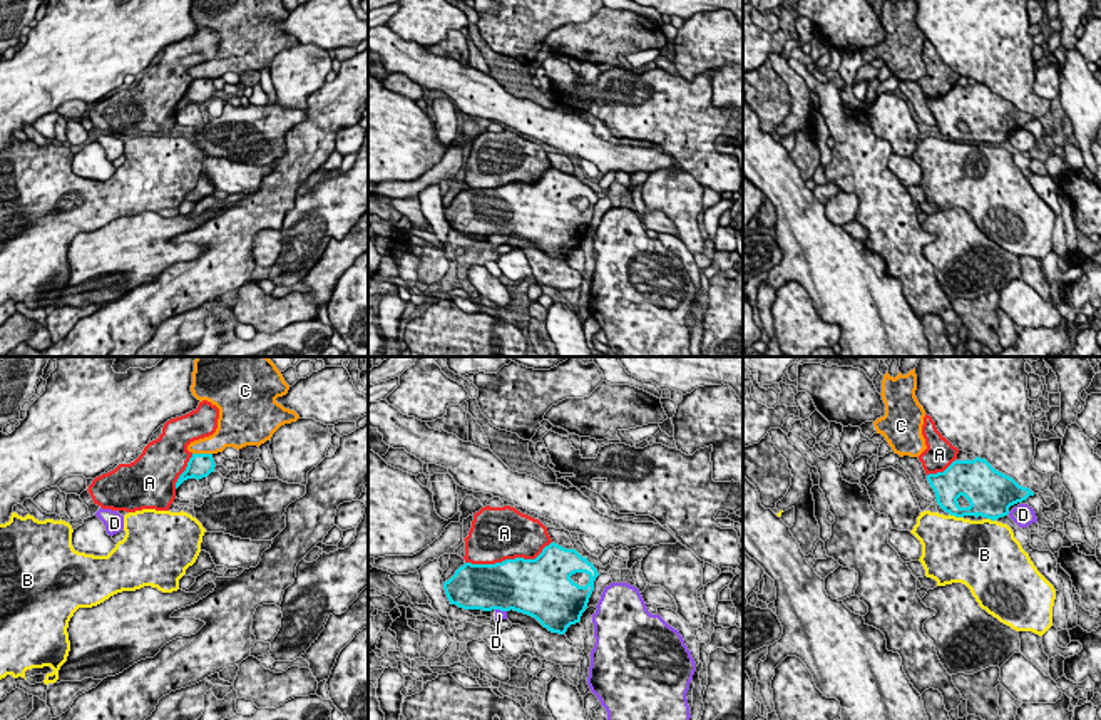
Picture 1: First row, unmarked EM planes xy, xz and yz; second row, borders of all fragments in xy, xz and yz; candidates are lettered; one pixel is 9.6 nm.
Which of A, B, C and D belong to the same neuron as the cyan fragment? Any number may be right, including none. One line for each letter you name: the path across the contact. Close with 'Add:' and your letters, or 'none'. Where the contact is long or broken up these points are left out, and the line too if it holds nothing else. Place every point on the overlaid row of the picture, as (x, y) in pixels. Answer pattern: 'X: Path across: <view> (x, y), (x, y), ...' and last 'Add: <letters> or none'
Add: none

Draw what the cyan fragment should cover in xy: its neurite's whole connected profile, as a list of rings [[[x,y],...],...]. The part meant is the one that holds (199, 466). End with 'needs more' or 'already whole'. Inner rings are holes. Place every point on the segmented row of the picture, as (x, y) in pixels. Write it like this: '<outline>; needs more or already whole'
[[[192,454],[192,457],[187,462],[186,471],[179,476],[176,482],[176,489],[187,479],[202,479],[207,477],[211,472],[214,472],[214,459],[213,454]]]; already whole

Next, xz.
[[[550,543],[535,559],[515,558],[495,564],[465,563],[443,583],[443,589],[450,604],[458,608],[482,611],[514,609],[535,618],[549,631],[564,635],[571,625],[581,621],[597,576],[597,569],[587,558],[582,558],[576,549]],[[576,573],[586,573],[589,583],[586,586],[574,583],[571,576]]]; already whole

